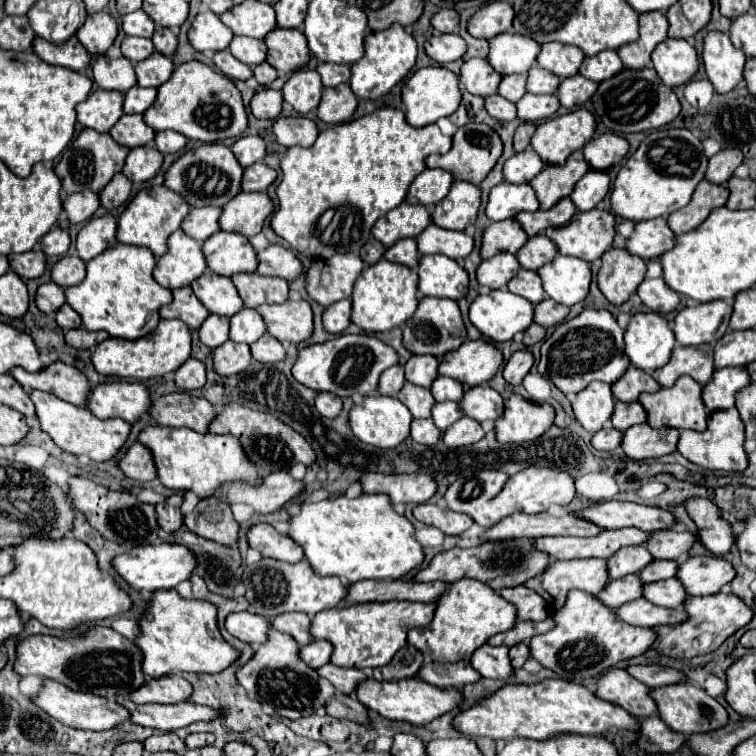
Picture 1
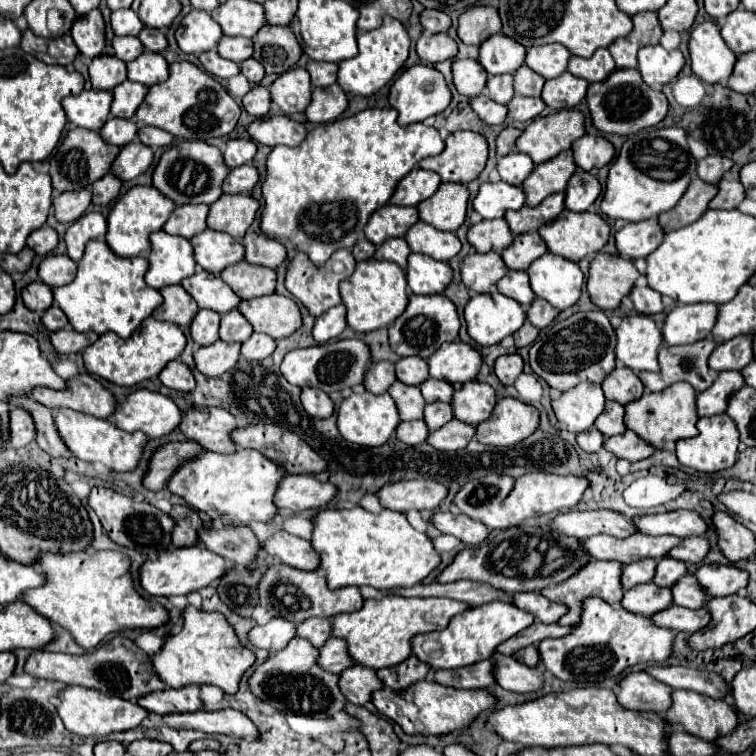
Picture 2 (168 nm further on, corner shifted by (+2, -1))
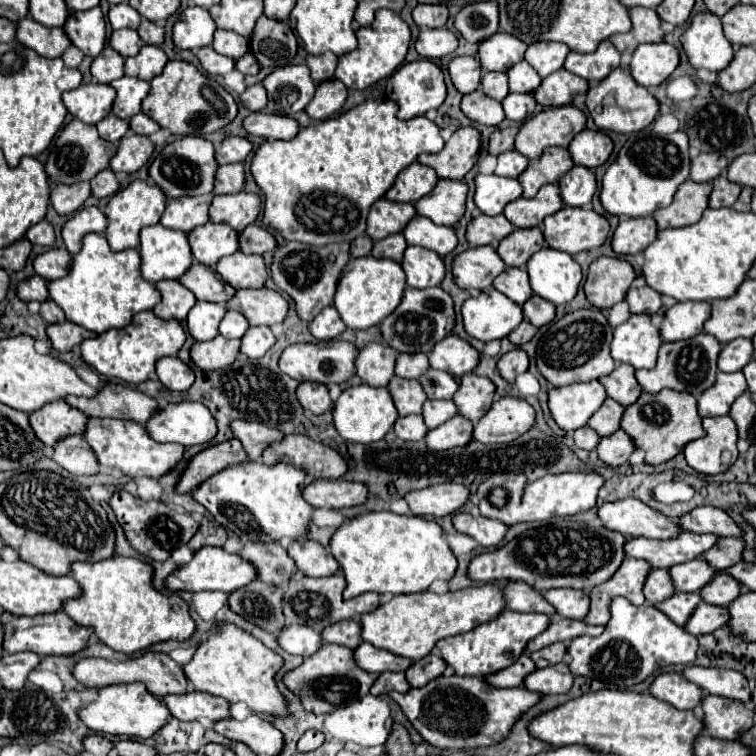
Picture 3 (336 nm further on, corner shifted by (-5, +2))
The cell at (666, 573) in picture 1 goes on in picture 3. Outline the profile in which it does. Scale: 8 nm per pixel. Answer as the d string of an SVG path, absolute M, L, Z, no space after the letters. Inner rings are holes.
M698 558L670 568L670 576L678 592L700 592L708 582L712 582L716 570L706 560Z

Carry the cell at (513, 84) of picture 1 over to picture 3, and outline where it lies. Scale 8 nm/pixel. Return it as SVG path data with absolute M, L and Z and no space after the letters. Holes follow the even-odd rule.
M484 72L482 74L482 92L494 100L504 100L508 96L508 80L502 72Z

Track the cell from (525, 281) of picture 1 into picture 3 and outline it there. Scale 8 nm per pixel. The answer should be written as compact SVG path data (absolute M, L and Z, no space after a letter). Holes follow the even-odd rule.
M506 268L500 276L494 278L494 288L518 306L522 306L532 294L524 268Z

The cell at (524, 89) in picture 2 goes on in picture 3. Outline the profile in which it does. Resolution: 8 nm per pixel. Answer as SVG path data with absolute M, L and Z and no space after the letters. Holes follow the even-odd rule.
M526 60L508 68L506 76L508 76L510 92L526 92L526 94L534 92L542 80L538 76L538 72L534 72L534 68L530 68L530 64L526 64Z

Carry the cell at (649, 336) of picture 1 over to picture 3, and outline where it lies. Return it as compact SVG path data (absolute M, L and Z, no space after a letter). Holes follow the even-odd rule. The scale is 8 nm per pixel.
M634 314L624 324L614 328L610 356L616 362L626 362L638 368L654 368L658 348L662 344L658 328L650 324L648 314Z

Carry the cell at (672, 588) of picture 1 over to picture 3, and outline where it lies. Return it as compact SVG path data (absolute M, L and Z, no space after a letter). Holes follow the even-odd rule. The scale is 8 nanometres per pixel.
M718 574L706 588L702 588L700 596L704 602L708 604L716 604L716 606L728 606L730 602L734 602L738 596L742 594L742 584L728 576L728 574Z

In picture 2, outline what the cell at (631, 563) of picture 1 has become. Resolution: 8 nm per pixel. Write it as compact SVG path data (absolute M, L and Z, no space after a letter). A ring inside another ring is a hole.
M643 557L643 559L637 559L635 563L623 565L623 573L621 573L623 589L629 589L639 583L649 583L655 575L655 565L657 561L651 557Z

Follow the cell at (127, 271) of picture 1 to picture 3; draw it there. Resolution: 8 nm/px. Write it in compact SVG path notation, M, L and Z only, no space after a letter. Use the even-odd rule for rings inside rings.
M86 234L82 238L82 248L72 256L72 266L64 278L48 282L50 298L62 308L66 320L102 334L110 328L126 326L134 314L142 310L152 310L160 294L154 284L146 284L142 276L138 276L138 250L110 250L106 238L102 234Z

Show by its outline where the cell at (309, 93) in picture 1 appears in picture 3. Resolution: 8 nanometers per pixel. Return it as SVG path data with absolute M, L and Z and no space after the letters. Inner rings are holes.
M300 64L300 66L282 66L282 68L276 68L274 72L270 72L264 80L262 80L262 86L266 88L268 92L268 98L270 102L276 100L276 94L278 94L278 88L282 86L292 86L298 90L298 100L284 110L284 114L292 116L296 114L298 110L304 110L304 106L312 100L314 96L314 82L310 78L310 70Z

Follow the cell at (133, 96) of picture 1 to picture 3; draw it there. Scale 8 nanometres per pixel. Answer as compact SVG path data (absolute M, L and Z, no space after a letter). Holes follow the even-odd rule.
M122 76L114 82L110 82L110 86L116 90L112 114L118 118L124 118L124 120L128 120L130 116L140 112L140 102L146 98L146 94L150 90L148 82L144 82L140 78L128 78L128 76Z

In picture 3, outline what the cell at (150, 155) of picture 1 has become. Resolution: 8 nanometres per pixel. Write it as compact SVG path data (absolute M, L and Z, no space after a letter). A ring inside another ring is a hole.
M126 134L118 144L114 158L110 160L110 168L112 172L132 174L148 162L152 152L154 152L154 144L148 136Z

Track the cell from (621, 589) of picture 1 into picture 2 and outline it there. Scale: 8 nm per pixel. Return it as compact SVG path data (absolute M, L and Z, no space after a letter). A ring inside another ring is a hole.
M641 583L623 593L621 607L631 613L641 613L651 617L655 611L661 611L671 605L671 589L657 587L655 583Z

